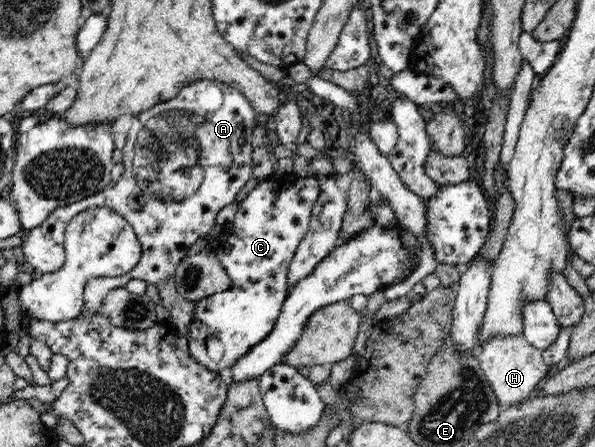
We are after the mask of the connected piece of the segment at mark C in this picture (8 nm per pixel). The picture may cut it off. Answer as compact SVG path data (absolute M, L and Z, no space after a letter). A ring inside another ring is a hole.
M288 175L274 177L271 180L258 182L256 187L249 192L248 196L238 203L238 210L234 220L232 222L225 223L222 226L222 231L212 239L210 248L212 248L214 253L218 256L220 263L226 270L227 275L229 275L232 285L223 292L213 293L211 296L205 296L205 298L201 298L201 300L197 300L197 302L195 302L195 308L193 308L193 318L191 318L191 324L187 326L187 334L185 334L185 336L188 342L188 349L191 357L197 363L201 364L202 367L208 368L211 372L226 376L226 373L233 365L236 365L236 363L239 362L243 356L249 354L251 347L263 342L270 335L270 332L274 329L275 323L277 322L278 314L281 314L283 303L285 302L287 295L290 293L291 288L288 288L288 268L292 263L293 257L296 255L299 243L304 239L304 236L309 230L312 209L314 206L313 204L315 204L315 200L317 200L317 196L319 196L319 183L317 183L317 179L313 176L294 176L292 178Z

